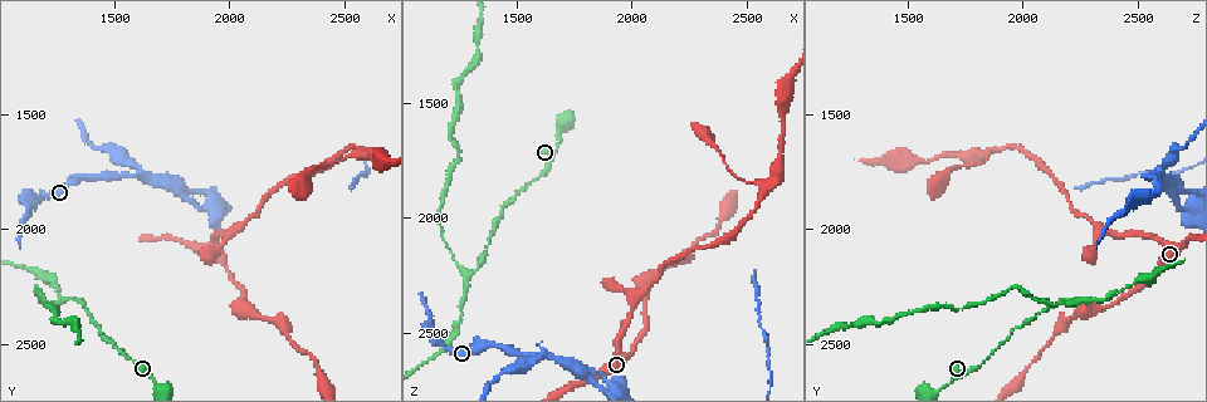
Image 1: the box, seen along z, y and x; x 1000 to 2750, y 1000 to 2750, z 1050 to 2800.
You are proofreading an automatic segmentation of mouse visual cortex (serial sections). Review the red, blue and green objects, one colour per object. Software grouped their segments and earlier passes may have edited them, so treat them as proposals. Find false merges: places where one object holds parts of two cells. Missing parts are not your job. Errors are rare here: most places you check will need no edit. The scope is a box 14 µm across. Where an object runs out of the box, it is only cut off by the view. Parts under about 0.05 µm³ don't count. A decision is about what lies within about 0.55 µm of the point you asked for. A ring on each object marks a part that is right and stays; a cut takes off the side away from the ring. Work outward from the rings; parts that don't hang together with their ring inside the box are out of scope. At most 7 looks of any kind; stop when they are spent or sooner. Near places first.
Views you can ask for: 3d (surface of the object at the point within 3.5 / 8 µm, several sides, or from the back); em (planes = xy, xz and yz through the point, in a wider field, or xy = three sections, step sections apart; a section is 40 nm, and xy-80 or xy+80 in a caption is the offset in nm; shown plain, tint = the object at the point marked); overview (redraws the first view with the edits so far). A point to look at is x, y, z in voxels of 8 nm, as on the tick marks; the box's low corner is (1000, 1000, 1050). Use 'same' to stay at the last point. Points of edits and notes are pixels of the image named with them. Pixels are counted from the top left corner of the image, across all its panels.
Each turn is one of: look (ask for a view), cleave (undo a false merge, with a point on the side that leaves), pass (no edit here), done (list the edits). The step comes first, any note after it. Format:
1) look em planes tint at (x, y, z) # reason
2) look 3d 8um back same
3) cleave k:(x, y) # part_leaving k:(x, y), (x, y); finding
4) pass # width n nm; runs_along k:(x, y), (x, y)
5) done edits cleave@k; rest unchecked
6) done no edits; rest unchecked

look 3d 8um at (1120, 1870, 2480) # abrupt turn

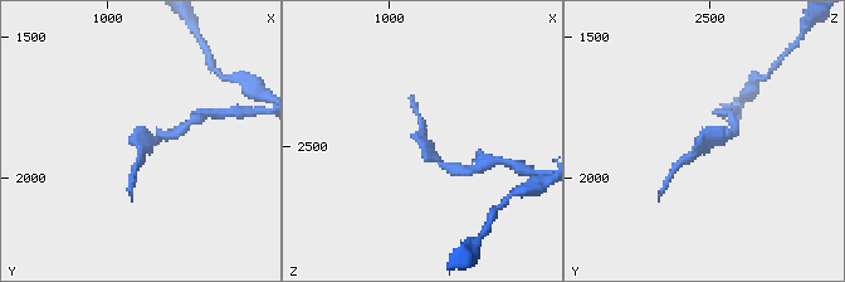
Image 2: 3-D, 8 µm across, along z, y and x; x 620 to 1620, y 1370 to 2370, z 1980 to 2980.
look 3d 3.5um at (1120, 1870, 2470)

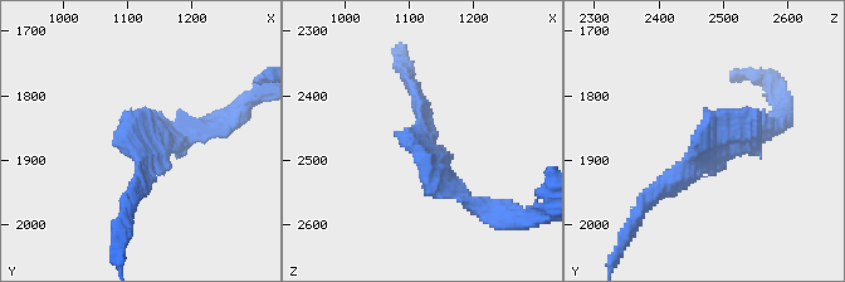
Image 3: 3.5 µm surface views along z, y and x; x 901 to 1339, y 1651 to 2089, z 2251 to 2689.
look em xy step 1 tint at (1115, 1870, 2485) # shape alone is not enough

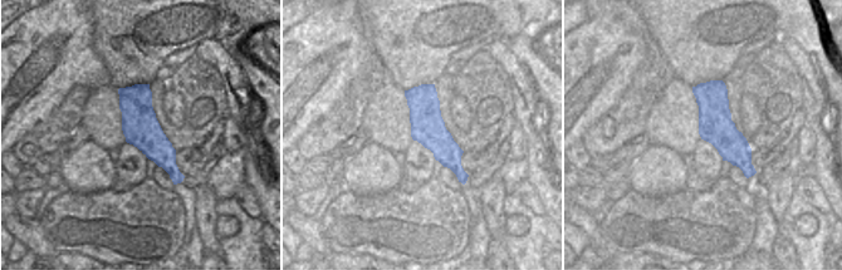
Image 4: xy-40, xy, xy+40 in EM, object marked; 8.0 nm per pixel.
pass # runs_along 3:(478, 207), (416, 145), (413, 91); all the same cell

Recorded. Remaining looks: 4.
look 3d 8um at (1270, 2300, 2240)

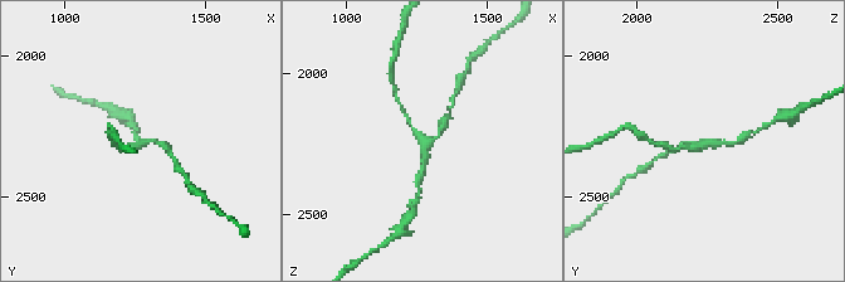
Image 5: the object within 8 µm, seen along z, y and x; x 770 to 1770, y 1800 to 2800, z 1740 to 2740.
look em xy step 5 tint at (1290, 2300, 2230) # arms 3; arm_widths 150, 200, 200 nm

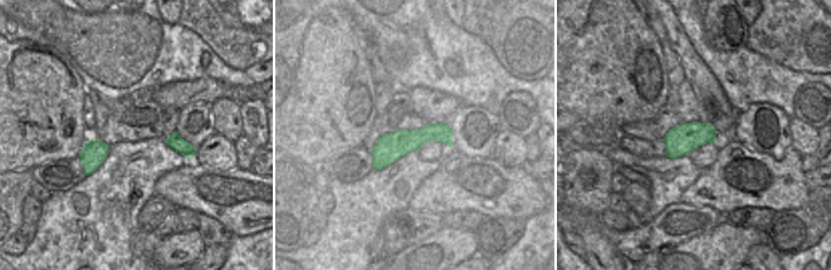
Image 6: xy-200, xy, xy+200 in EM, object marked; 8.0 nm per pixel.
pass # all the same cell

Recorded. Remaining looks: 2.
look 3d 3.5um at (2570, 1650, 1890) # branch point

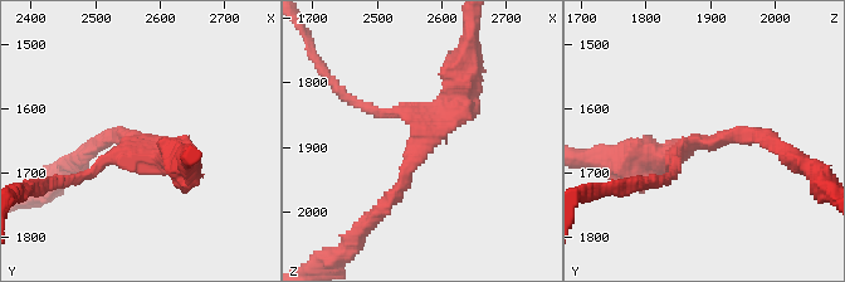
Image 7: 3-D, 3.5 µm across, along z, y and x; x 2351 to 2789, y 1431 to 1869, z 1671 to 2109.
look em planes tint at (2565, 1650, 1900)

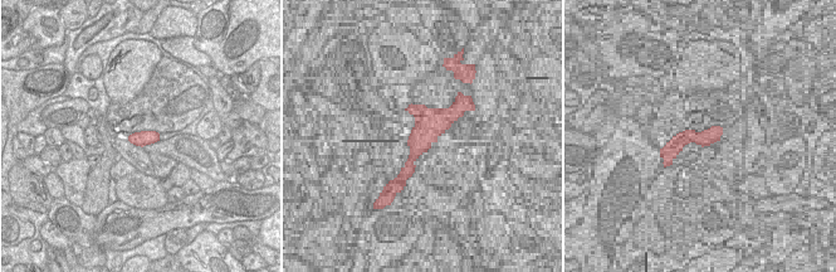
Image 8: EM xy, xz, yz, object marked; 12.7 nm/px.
pass # arms 3; arm_widths 150, 200, 350 nm; runs_along 7:(379, 210), (460, 103), (464, 81); all the same cell

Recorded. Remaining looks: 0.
done no edits; rest unchecked

